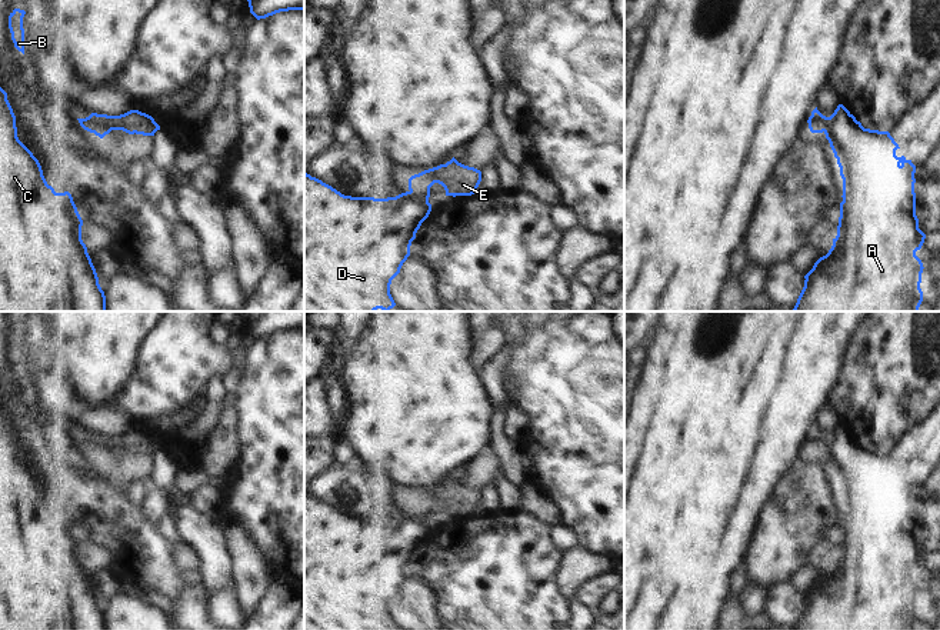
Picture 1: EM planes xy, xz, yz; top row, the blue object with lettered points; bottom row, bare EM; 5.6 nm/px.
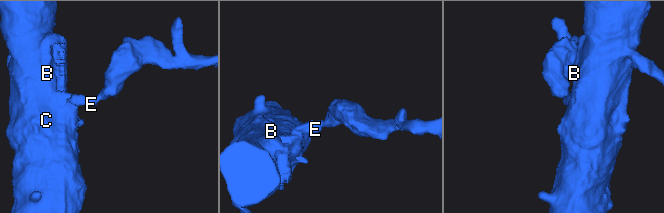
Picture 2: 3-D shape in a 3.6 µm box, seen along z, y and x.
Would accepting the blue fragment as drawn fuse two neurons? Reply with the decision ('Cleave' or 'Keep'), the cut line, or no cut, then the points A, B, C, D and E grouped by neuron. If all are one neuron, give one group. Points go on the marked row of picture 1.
Cleave. Split along xz (410, 190), (420, 192), (427, 197). Groups: A B C D / E

